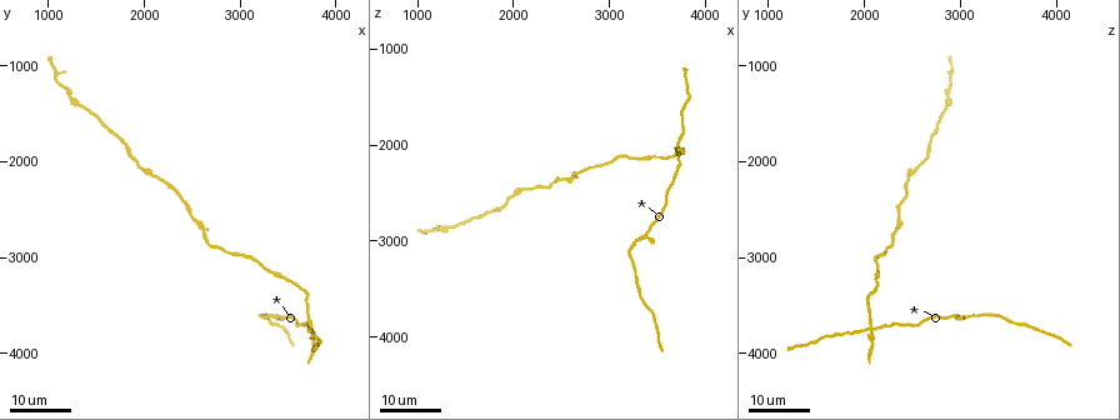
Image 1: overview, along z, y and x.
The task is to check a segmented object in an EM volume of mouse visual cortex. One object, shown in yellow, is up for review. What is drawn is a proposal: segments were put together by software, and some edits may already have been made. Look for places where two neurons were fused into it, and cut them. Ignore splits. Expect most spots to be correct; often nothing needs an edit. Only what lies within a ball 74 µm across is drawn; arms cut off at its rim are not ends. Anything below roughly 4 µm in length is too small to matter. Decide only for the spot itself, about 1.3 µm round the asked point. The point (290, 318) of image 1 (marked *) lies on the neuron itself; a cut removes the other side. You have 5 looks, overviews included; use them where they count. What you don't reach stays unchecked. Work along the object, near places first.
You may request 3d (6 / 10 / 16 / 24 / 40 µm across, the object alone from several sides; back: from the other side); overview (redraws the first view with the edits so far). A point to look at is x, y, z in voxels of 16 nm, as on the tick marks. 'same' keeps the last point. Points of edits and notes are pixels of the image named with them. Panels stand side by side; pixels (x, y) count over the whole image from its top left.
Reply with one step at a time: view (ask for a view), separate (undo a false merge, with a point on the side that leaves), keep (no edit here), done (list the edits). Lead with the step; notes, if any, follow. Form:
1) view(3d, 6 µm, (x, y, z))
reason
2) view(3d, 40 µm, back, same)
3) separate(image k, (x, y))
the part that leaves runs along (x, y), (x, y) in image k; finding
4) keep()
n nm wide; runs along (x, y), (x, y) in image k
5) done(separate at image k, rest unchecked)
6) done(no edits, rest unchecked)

view(3d, 16 µm, (3240, 3640, 3020))
calibre changes

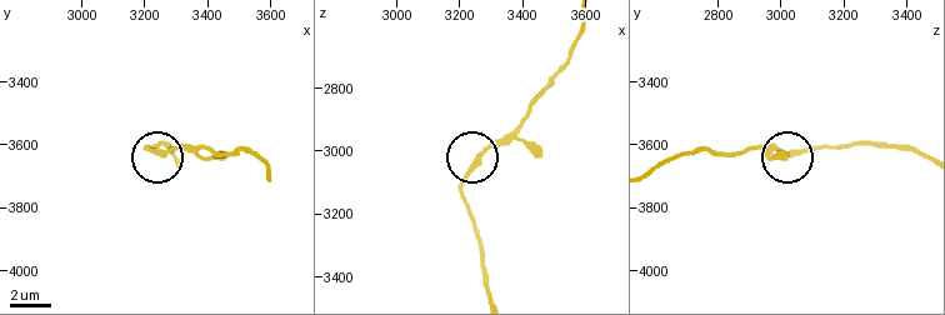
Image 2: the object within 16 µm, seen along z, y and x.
view(3d, 10 µm, (3260, 3630, 3030))

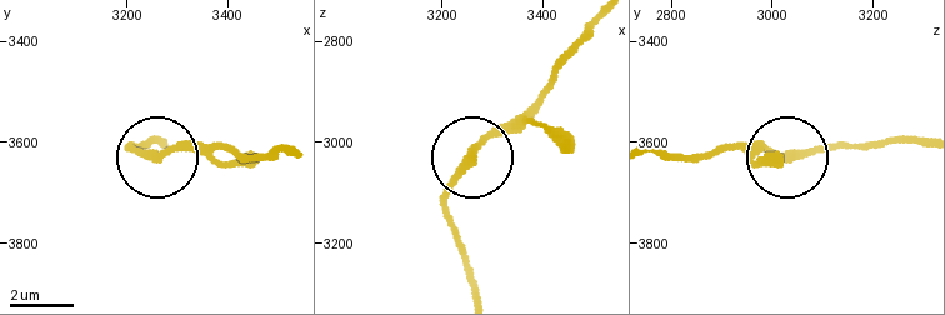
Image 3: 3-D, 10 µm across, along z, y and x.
keep()
runs along (598, 21), (555, 78), (490, 134), (453, 190), (450, 228) in image 3; all the same neuron

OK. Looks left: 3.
view(3d, 16 µm, (3740, 3720, 2080))
four or more arms meet

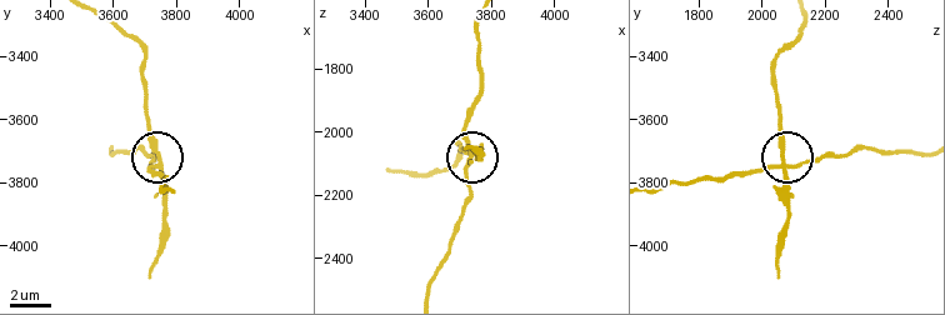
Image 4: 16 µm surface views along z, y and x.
view(3d, 10 µm, (3750, 3720, 2060))

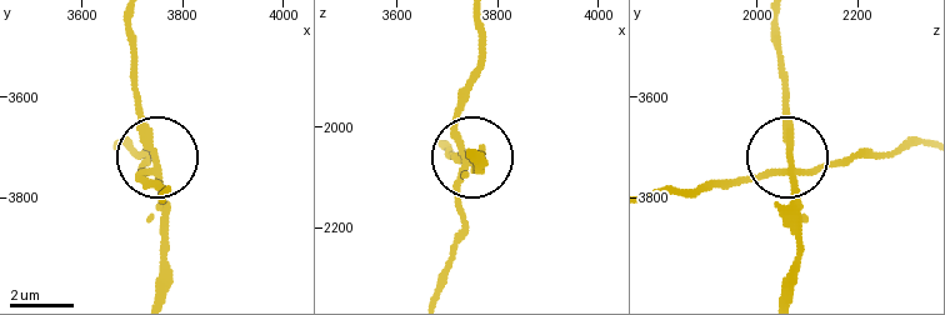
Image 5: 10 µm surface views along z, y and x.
separate(image 5, (151, 218))
the part that leaves runs along (163, 173), (138, 103), (130, 21) in image 5; two neurons meet here

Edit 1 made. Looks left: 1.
done(separate at image 5, rest unchecked)

